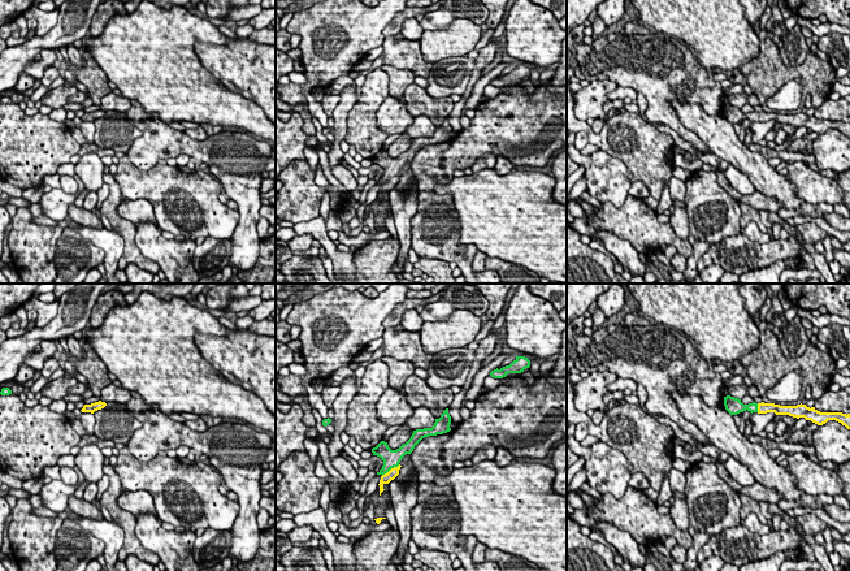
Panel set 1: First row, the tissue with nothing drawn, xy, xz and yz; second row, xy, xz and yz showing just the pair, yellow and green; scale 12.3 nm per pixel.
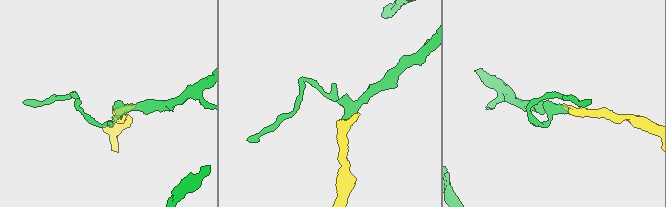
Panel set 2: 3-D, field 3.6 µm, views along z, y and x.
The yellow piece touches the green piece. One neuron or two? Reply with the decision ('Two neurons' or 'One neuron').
One neuron

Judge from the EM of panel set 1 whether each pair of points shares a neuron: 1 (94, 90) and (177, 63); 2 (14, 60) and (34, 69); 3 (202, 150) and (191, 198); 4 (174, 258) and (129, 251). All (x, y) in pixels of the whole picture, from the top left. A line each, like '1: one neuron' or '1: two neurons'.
1: two neurons
2: two neurons
3: two neurons
4: two neurons

